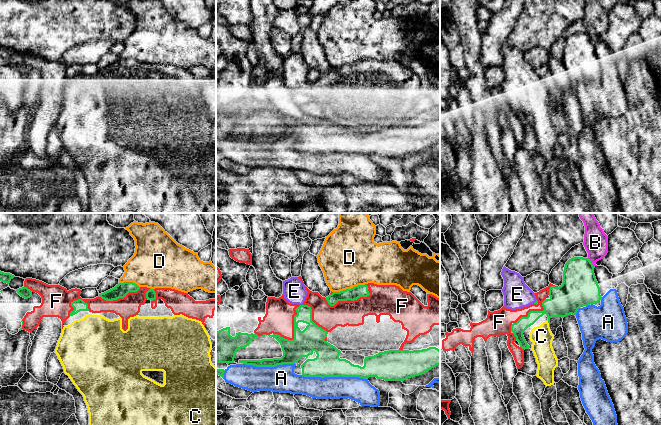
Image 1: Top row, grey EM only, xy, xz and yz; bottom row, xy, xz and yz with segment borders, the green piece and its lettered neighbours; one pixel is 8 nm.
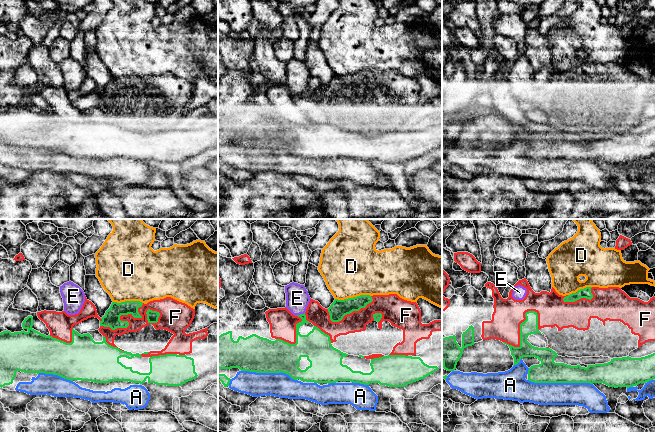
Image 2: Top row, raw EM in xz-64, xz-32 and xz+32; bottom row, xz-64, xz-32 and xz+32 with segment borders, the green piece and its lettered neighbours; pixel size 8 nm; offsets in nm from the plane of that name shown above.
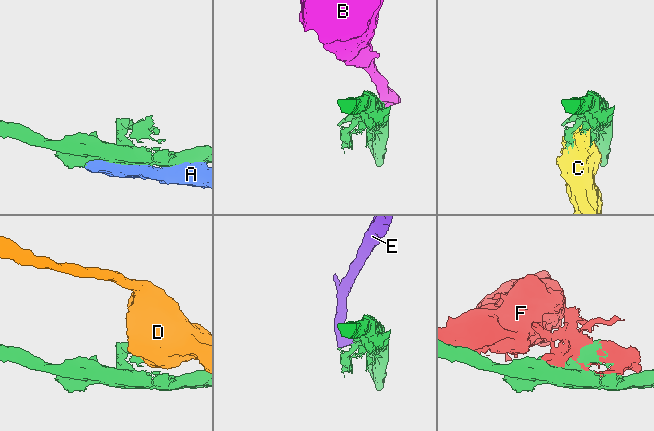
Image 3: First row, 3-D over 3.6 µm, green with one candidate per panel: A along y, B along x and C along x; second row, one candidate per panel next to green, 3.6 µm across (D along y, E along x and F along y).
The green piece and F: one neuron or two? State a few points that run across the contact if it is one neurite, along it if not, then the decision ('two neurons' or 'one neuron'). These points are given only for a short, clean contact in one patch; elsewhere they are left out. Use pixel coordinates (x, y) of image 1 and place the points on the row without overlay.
two neurons

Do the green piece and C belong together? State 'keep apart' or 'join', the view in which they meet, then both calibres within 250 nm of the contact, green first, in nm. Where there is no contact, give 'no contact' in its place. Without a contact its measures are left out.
keep apart | yz | 240/170 nm

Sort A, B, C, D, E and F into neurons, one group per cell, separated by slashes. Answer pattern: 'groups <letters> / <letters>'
groups A / B / C F / D / E

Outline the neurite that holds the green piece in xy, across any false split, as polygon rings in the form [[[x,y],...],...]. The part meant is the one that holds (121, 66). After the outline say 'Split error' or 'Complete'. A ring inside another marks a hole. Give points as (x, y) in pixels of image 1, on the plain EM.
[[[133,58],[119,59],[114,64],[99,70],[98,73],[106,77],[113,77],[119,74],[124,74],[129,68],[137,68],[140,63]]]. Complete

